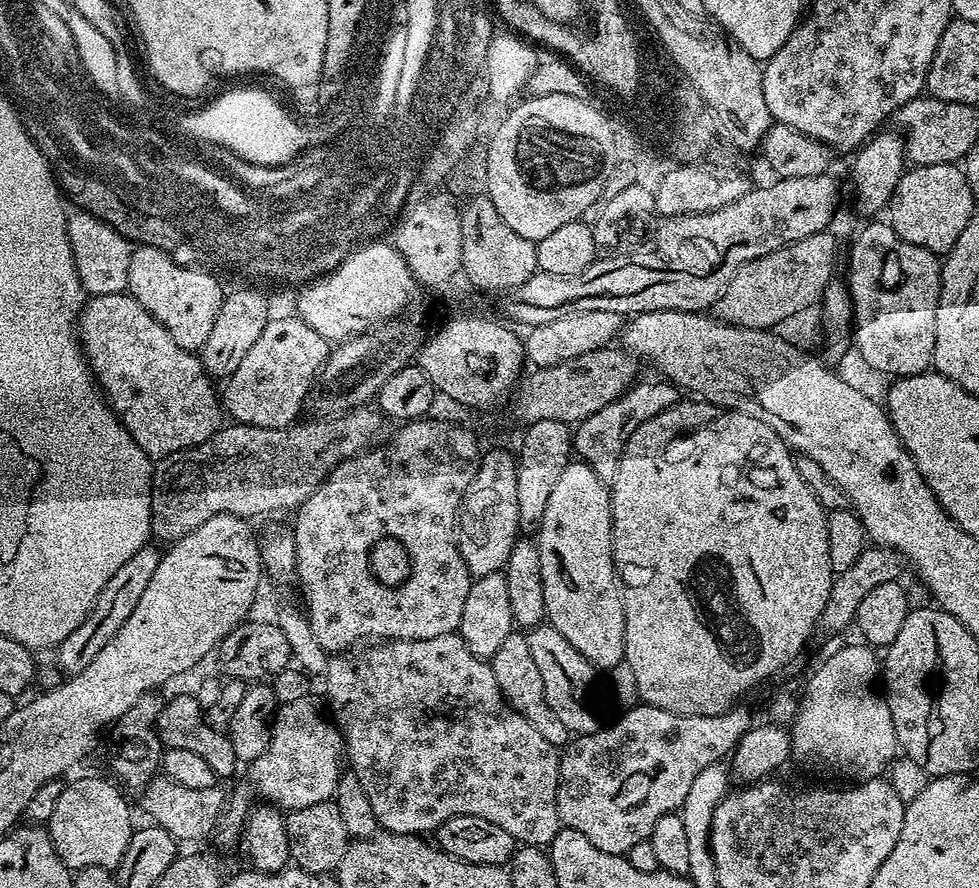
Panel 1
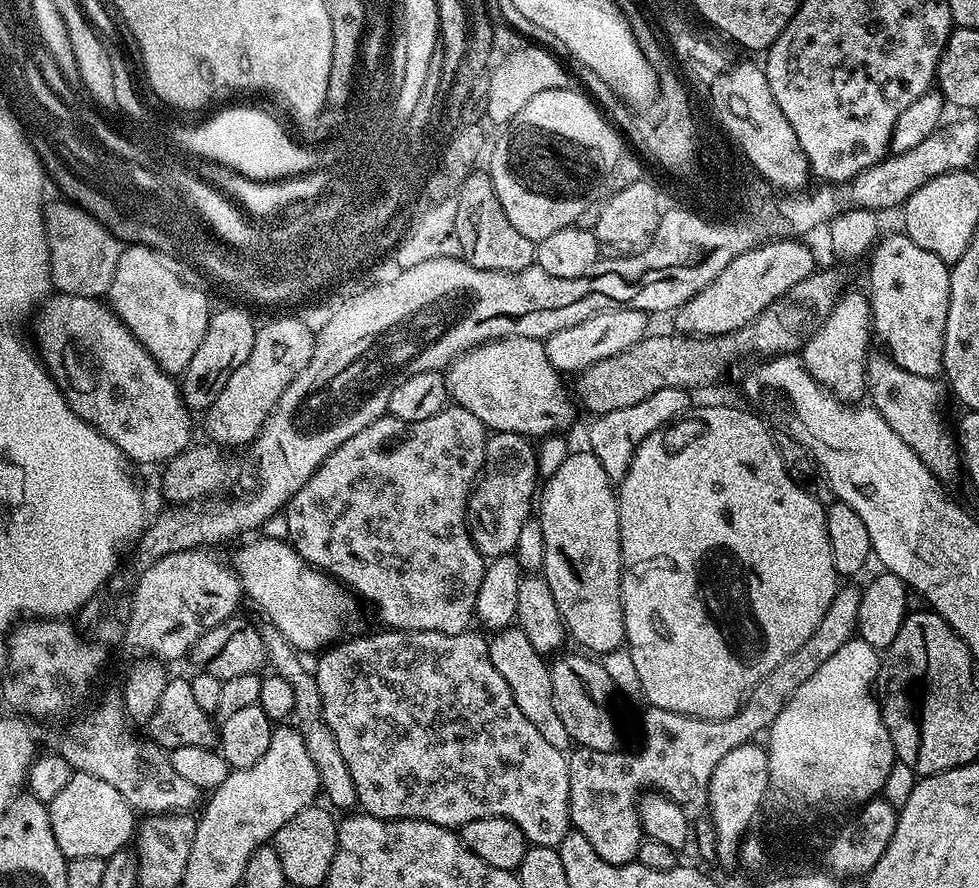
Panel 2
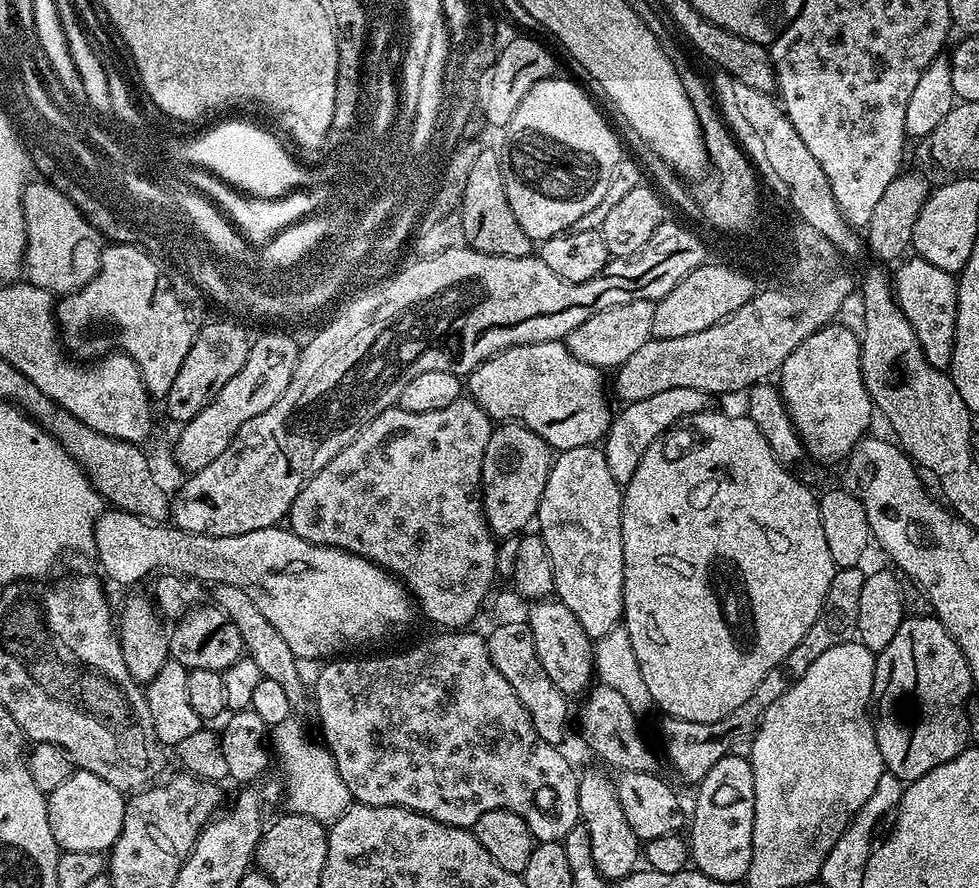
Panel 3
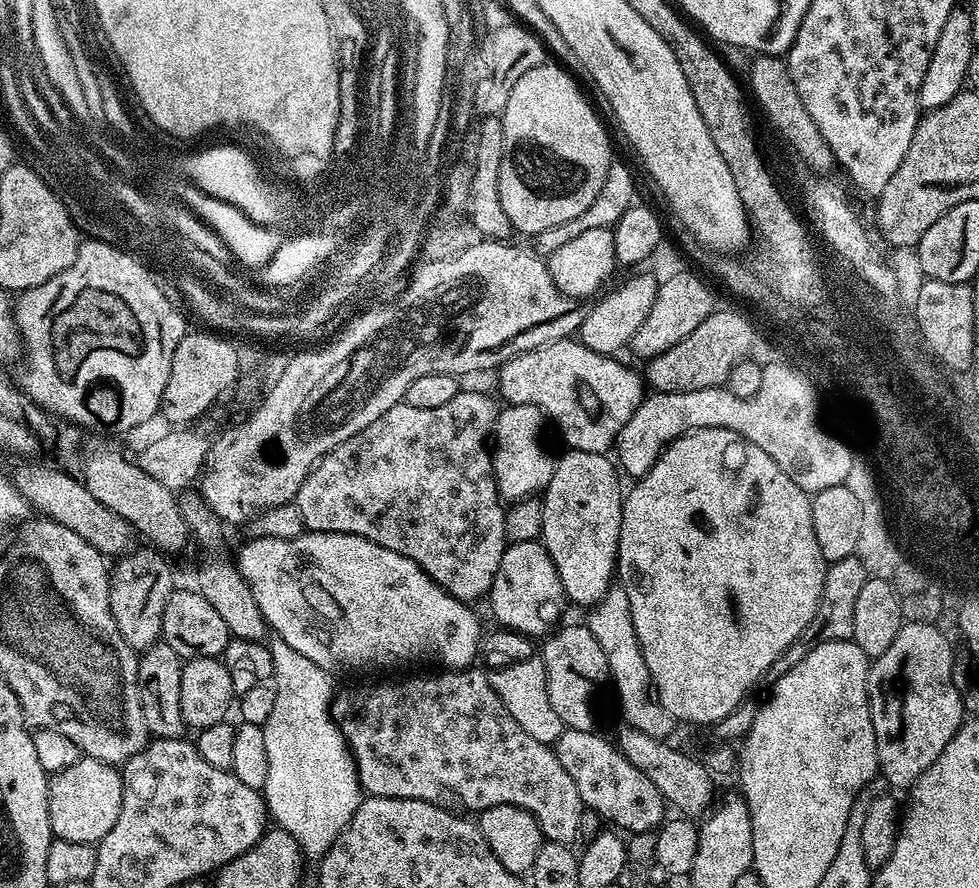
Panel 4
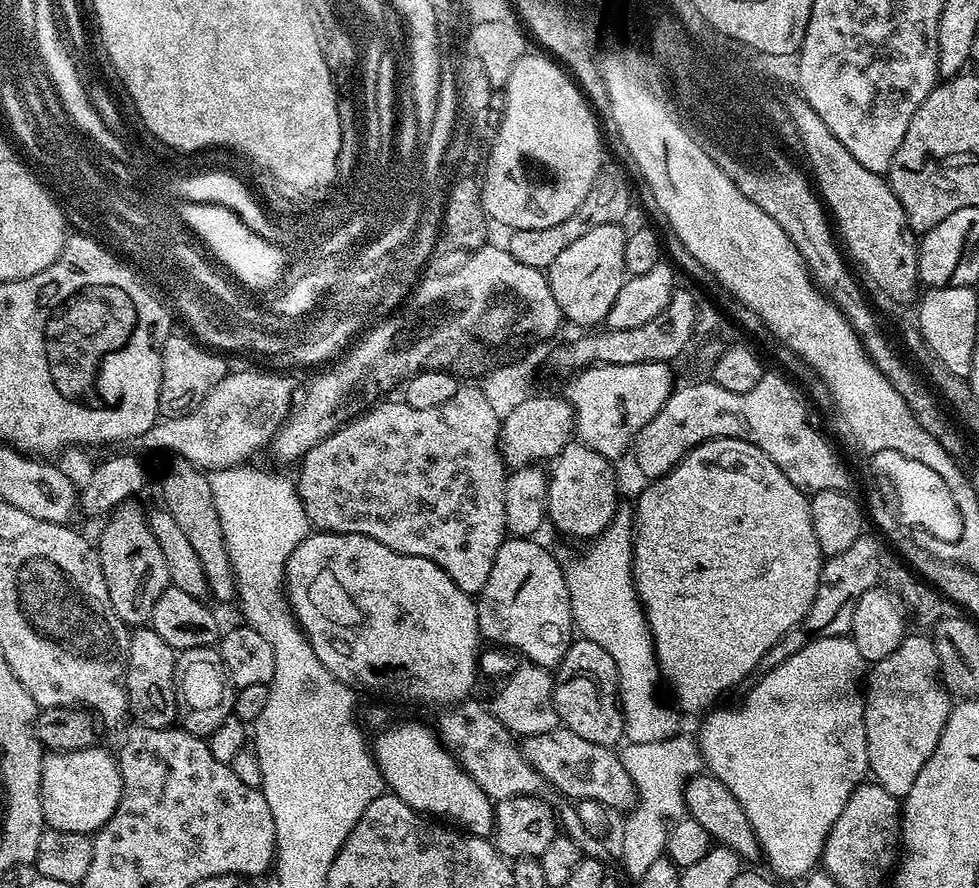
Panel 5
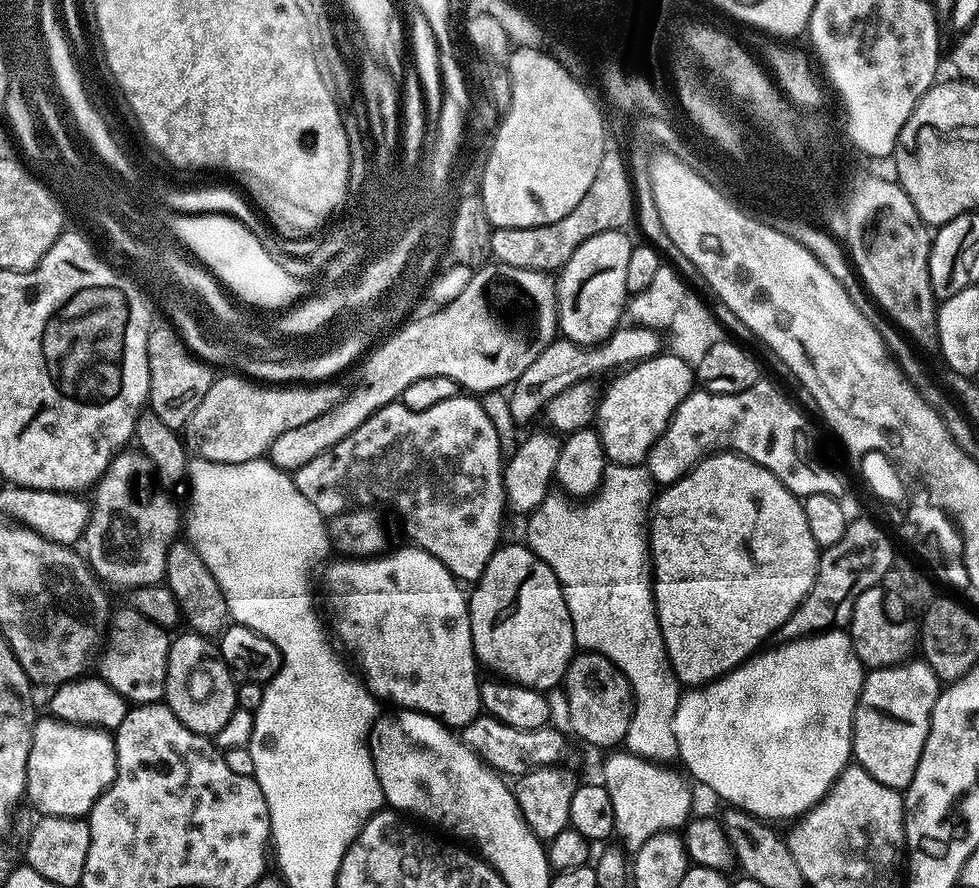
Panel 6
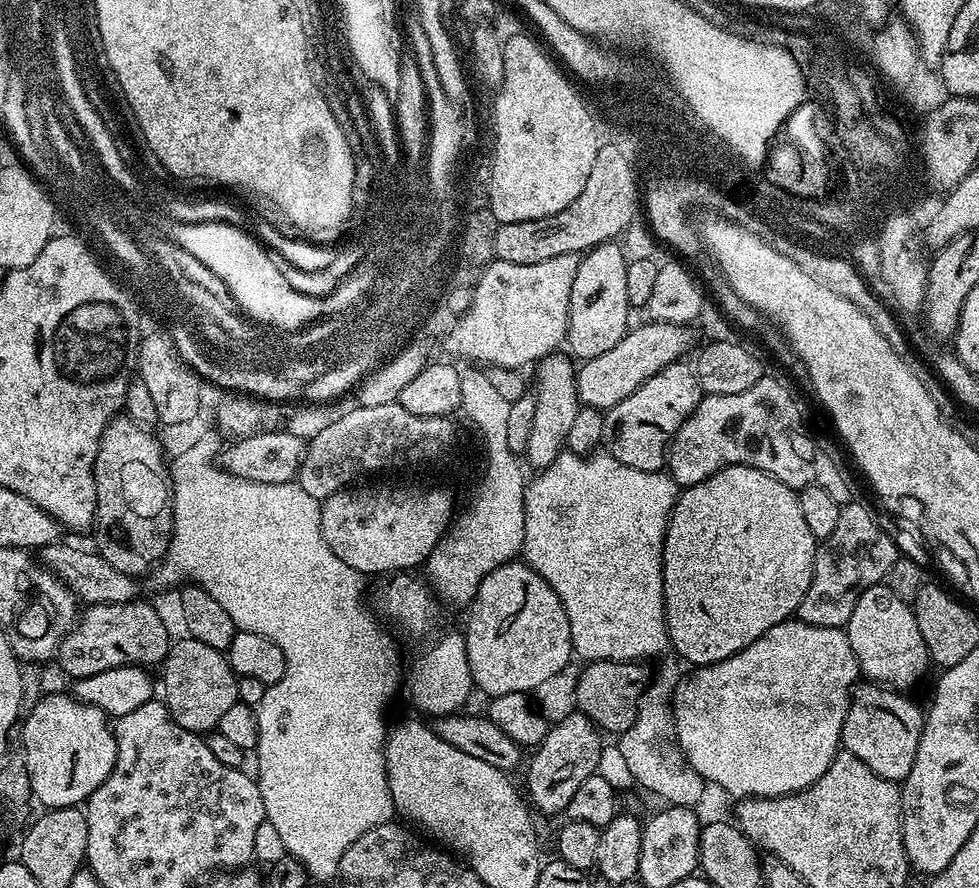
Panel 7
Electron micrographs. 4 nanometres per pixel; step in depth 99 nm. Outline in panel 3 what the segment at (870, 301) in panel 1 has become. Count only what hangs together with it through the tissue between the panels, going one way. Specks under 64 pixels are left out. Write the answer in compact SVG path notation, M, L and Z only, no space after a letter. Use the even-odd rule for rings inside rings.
M919 258L905 259L894 274L894 293L902 314L909 320L921 343L921 350L930 366L941 370L952 367L952 355L956 342L956 293L957 277L946 270L938 270L938 266L930 266L930 262Z

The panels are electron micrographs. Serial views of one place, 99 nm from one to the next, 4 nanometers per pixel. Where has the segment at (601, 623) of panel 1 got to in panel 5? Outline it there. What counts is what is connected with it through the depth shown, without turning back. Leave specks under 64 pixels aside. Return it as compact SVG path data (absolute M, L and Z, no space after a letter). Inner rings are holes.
M579 442L568 443L559 454L552 457L548 472L546 516L562 535L591 542L611 524L618 507L616 472L612 468L615 468L613 461Z

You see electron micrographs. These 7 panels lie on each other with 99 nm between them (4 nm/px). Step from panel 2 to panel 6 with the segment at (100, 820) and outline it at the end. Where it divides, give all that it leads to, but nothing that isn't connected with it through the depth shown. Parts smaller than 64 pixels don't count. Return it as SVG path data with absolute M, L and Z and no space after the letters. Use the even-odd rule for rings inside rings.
M55 718L47 719L37 719L32 731L24 787L27 803L32 803L40 816L87 817L94 802L98 802L100 795L110 787L112 779L116 777L116 741L113 733L103 728L87 728L81 724L67 724Z

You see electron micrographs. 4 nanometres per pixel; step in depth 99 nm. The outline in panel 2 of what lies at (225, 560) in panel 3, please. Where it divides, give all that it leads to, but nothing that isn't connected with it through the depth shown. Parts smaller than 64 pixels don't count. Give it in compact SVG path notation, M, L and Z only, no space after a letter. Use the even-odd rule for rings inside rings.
M252 540L245 548L236 552L234 567L240 578L240 586L245 597L248 596L265 612L267 619L301 653L319 653L333 643L332 640L344 628L344 619L352 612L354 596L338 580L333 580L327 572L314 567L296 553L291 543L280 540Z

